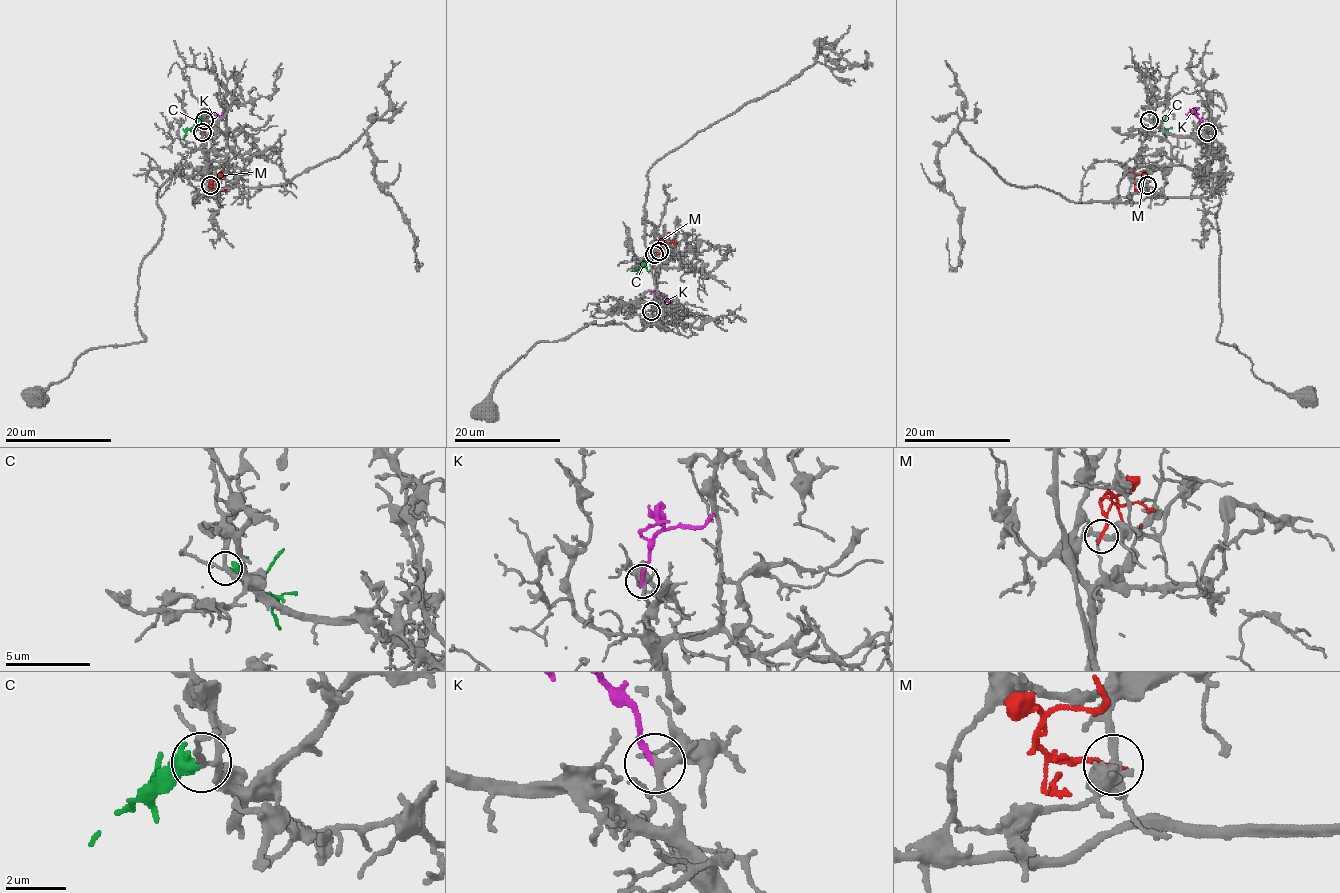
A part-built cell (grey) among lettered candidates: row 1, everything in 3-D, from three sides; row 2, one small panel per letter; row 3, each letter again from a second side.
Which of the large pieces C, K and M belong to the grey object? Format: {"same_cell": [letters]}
{"same_cell": ["C"]}

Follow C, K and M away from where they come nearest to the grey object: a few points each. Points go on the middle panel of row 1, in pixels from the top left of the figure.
C: (653, 254), (637, 270), (631, 271)
K: (651, 311), (657, 302), (674, 299)
M: (659, 251), (660, 239), (667, 248), (672, 248)

